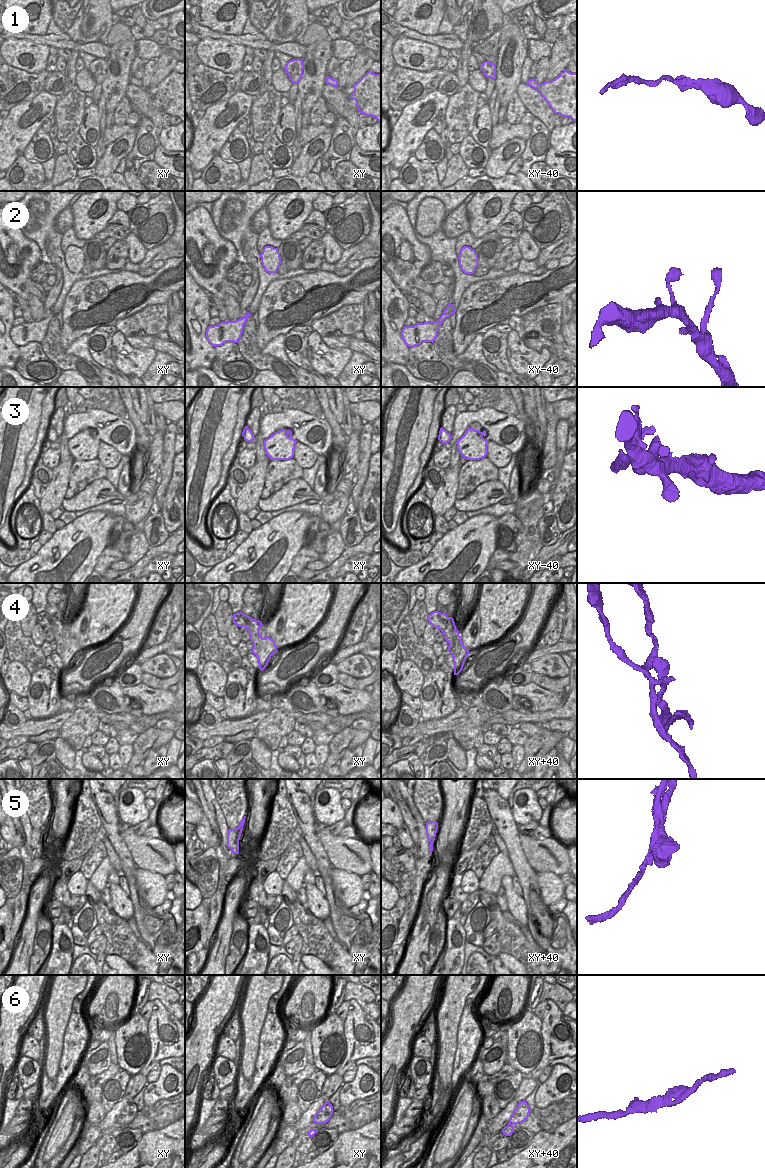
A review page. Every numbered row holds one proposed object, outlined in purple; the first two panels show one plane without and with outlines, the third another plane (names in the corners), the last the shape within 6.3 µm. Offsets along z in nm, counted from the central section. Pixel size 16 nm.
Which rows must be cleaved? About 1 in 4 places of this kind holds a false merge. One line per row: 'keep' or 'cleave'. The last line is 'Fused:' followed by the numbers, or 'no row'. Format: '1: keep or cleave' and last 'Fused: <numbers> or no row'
1: keep
2: keep
3: keep
4: cleave
5: cleave
6: keep
Fused: 4, 5

